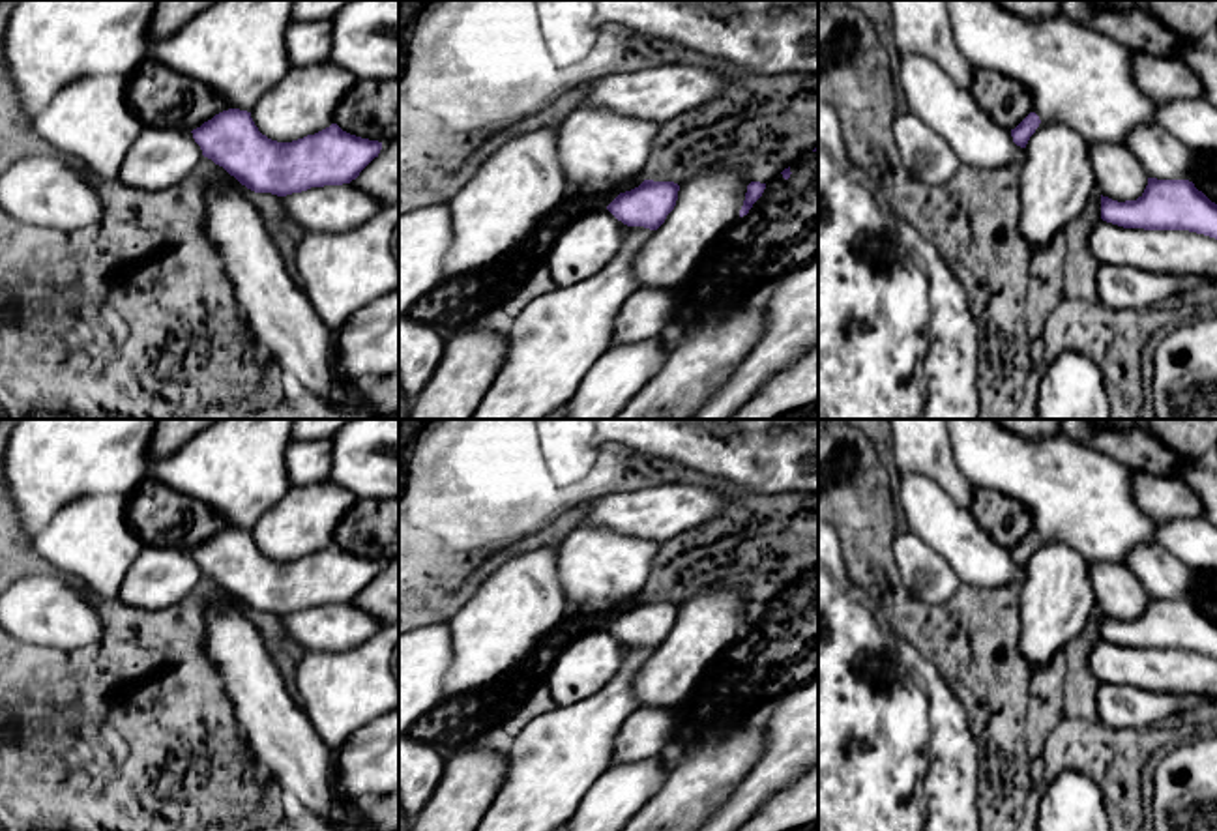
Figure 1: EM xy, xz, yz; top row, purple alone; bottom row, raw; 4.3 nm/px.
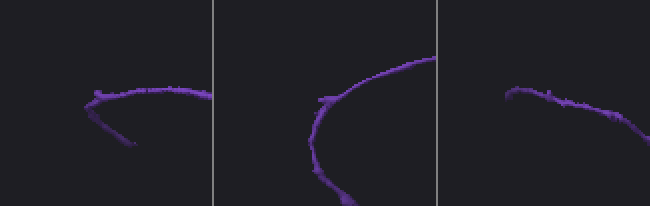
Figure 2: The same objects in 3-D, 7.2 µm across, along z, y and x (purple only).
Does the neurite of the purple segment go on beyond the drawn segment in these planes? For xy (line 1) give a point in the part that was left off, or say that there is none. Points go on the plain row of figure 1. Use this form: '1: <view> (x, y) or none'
1: none

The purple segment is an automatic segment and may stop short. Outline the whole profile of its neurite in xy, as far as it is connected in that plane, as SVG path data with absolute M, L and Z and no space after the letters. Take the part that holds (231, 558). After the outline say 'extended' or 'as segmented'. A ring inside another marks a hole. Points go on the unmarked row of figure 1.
M240 528L223 530L191 552L202 575L223 586L242 605L277 616L350 603L382 569L382 561L350 554L337 543L292 561L277 561L258 550L251 532Z; as segmented

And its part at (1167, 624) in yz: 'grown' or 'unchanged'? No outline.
unchanged

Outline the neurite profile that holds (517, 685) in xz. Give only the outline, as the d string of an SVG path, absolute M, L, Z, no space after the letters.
M637 595L588 620L565 621L562 618L539 644L532 661L517 674L511 674L498 687L483 689L461 698L442 700L421 717L406 736L433 745L444 758L461 747L492 736L496 728L515 713L524 698L549 679L552 664L567 644L586 633L607 629L620 612L638 606L642 601L642 595Z

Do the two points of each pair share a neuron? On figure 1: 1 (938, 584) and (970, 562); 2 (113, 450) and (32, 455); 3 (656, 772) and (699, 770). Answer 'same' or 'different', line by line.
1: different
2: same
3: different

